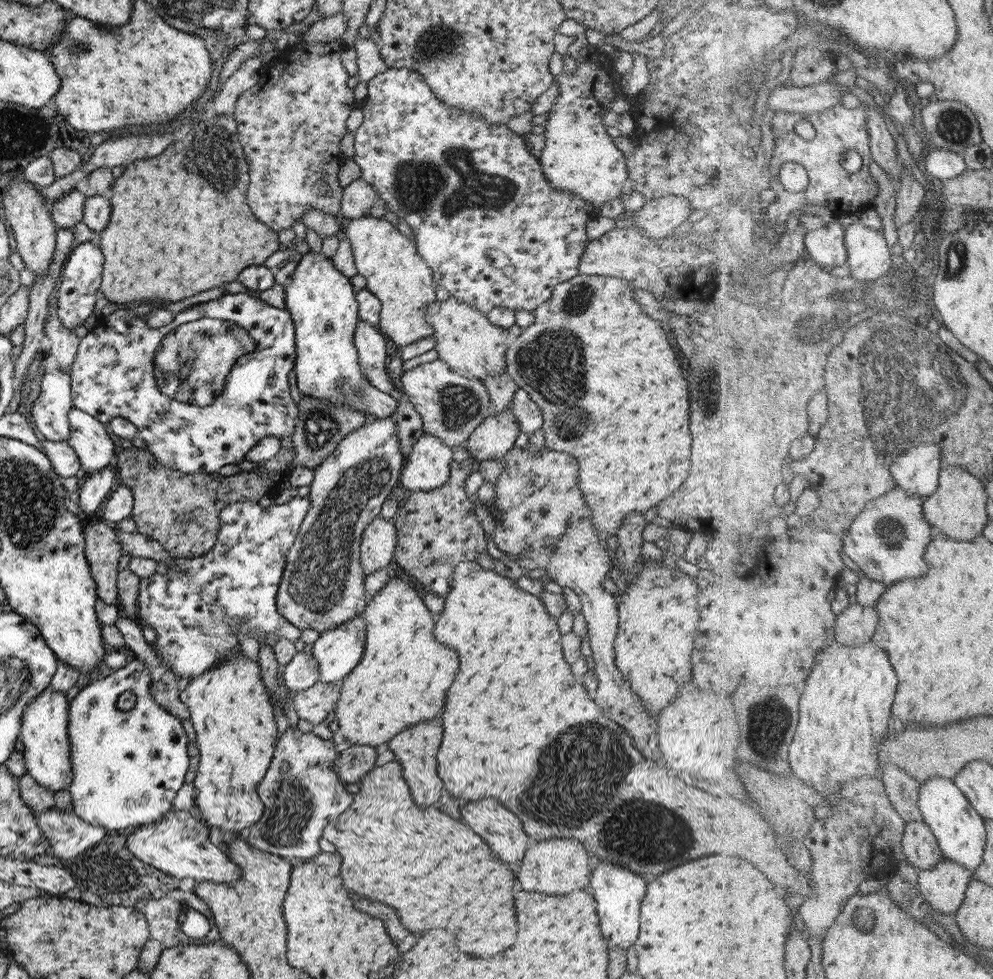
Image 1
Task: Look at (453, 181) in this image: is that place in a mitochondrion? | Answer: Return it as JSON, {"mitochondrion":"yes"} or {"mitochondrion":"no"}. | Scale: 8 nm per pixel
{"mitochondrion":"yes"}

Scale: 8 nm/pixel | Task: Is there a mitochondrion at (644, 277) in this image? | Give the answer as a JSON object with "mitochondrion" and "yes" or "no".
{"mitochondrion":"no"}

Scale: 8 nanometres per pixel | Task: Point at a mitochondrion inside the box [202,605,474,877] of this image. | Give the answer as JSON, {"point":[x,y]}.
{"point":[293,806]}

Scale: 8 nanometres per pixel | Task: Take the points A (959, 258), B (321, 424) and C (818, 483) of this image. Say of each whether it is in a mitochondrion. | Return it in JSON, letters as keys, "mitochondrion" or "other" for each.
{"A":"mitochondrion","B":"mitochondrion","C":"other"}

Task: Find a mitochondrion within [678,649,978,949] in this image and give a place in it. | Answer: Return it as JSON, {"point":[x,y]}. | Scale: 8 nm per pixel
{"point":[868,919]}

